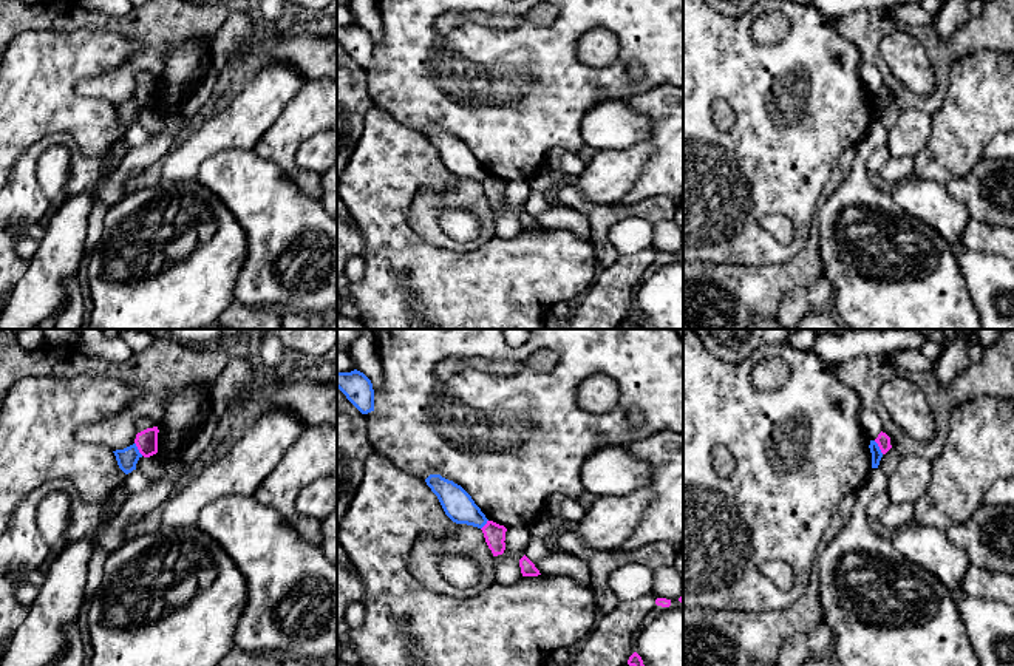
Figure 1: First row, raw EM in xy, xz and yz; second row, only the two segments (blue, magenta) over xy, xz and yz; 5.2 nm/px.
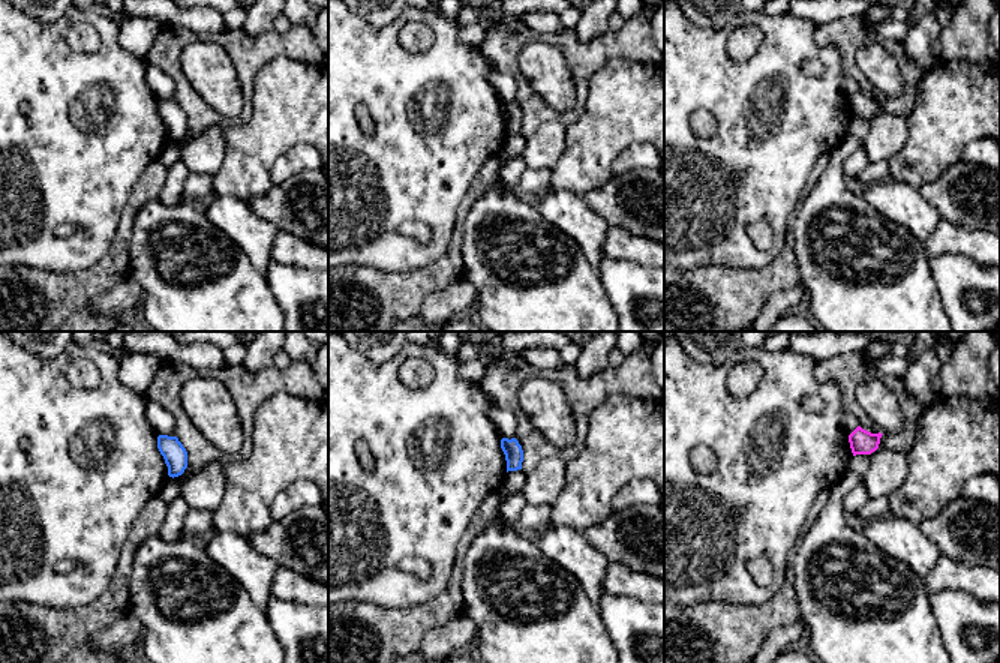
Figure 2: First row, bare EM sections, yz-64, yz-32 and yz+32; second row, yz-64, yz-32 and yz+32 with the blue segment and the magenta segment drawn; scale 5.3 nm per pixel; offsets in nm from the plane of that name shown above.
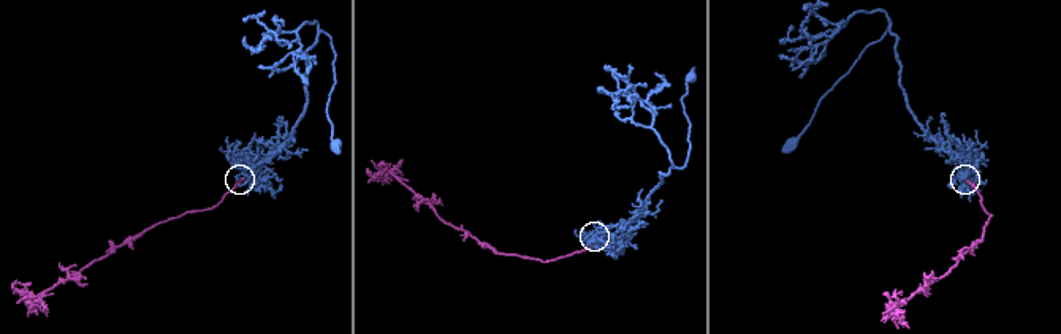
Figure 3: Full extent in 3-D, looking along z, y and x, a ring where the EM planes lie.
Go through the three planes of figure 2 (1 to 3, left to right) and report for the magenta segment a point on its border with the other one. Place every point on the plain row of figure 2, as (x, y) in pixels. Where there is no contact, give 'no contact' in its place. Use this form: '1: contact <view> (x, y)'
1: no contact
2: no contact
3: no contact

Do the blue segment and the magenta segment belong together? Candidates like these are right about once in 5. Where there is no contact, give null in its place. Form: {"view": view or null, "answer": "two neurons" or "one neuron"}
{"view": "yz", "answer": "two neurons"}

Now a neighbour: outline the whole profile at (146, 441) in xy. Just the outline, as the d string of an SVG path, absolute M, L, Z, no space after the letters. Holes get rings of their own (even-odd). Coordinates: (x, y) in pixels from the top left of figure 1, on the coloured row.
M153 426L136 434L134 443L144 457L150 457L158 453L158 433L158 426Z

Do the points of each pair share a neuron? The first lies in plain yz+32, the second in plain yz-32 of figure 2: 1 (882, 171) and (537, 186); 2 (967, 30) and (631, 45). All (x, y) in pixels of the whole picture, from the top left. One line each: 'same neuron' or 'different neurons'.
1: same neuron
2: same neuron

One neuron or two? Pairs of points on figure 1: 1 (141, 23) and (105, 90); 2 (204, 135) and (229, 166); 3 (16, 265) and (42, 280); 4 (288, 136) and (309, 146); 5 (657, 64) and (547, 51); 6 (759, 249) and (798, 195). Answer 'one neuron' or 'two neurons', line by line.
1: one neuron
2: two neurons
3: two neurons
4: two neurons
5: one neuron
6: one neuron

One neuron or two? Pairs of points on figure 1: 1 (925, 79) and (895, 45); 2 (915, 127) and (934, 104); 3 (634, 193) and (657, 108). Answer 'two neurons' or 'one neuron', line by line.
1: one neuron
2: two neurons
3: one neuron

